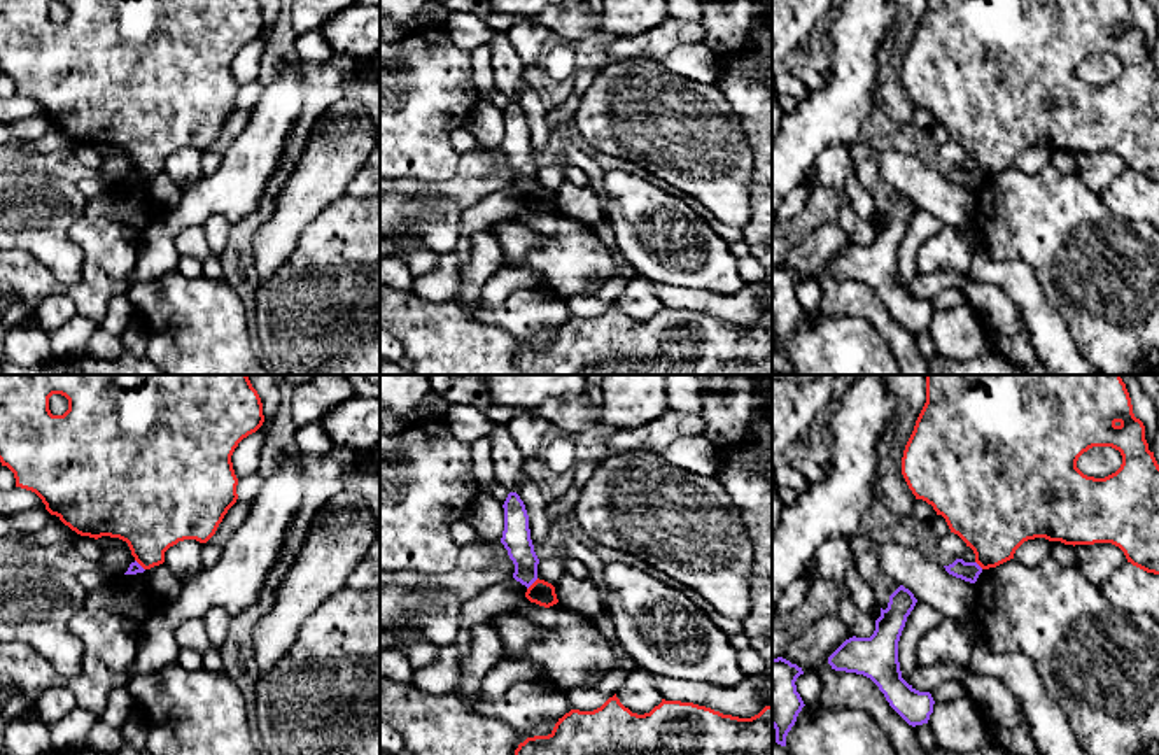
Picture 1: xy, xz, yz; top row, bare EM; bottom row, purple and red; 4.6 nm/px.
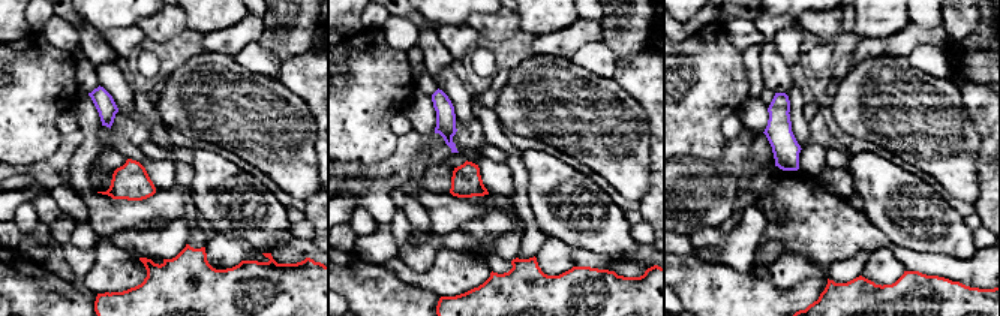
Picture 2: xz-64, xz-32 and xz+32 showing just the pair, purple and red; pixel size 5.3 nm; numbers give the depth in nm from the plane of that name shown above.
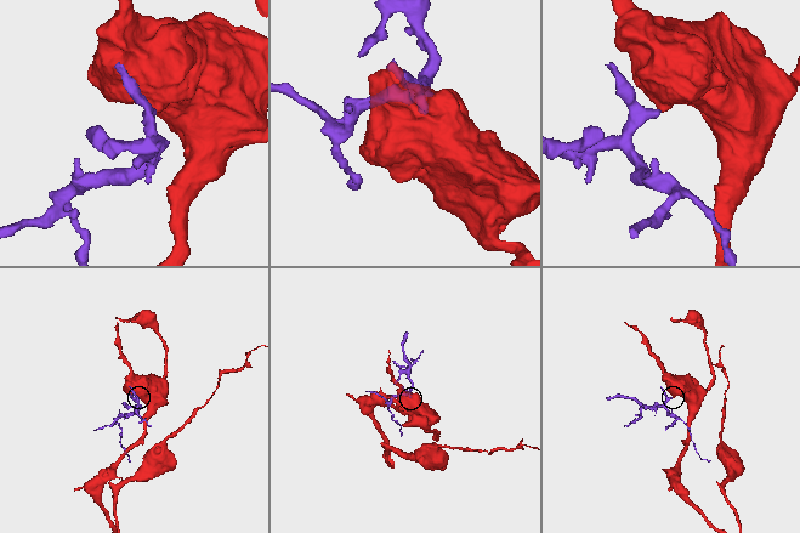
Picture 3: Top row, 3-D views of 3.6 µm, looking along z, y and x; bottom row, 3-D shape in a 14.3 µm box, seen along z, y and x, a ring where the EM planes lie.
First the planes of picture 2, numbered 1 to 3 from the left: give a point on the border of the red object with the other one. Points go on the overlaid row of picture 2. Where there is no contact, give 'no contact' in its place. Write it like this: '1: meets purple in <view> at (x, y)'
1: no contact
2: no contact
3: no contact

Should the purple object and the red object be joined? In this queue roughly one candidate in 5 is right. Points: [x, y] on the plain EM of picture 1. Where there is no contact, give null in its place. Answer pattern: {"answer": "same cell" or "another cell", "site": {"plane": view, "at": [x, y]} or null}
{"answer": "another cell", "site": {"plane": "xz", "at": [533, 190]}}

